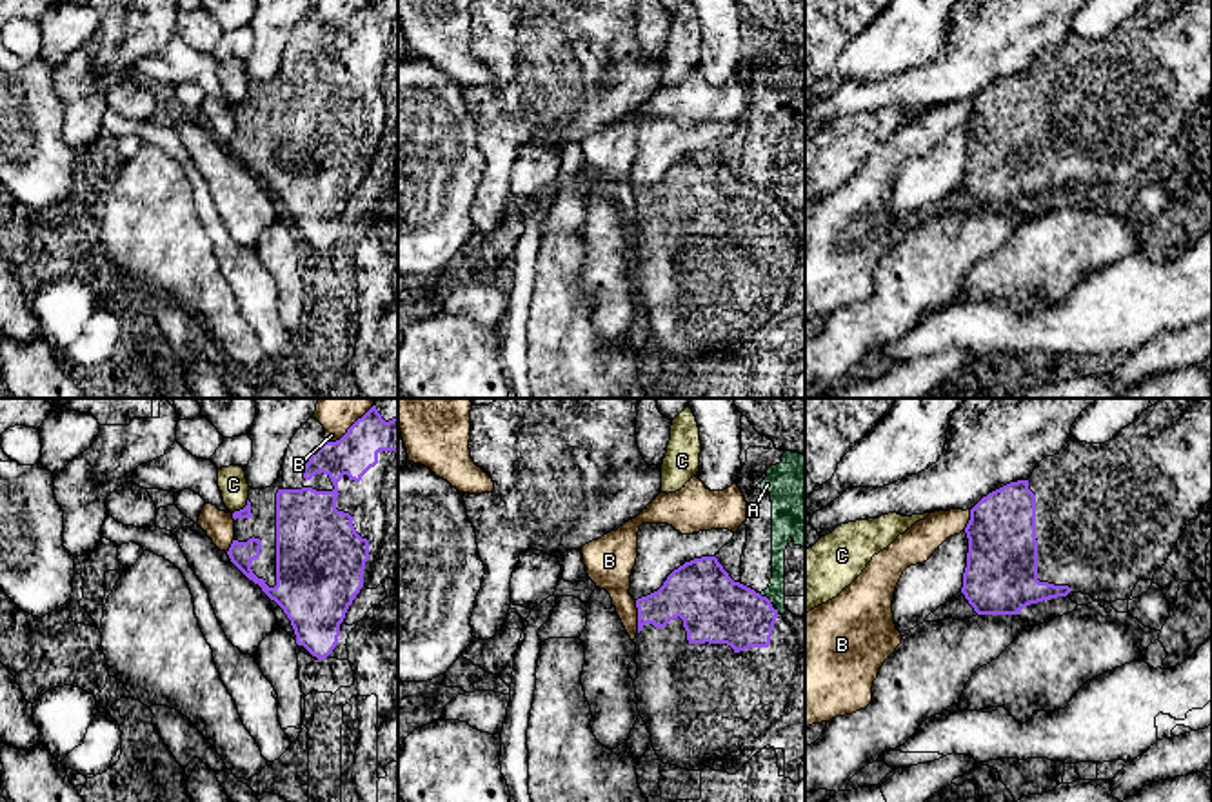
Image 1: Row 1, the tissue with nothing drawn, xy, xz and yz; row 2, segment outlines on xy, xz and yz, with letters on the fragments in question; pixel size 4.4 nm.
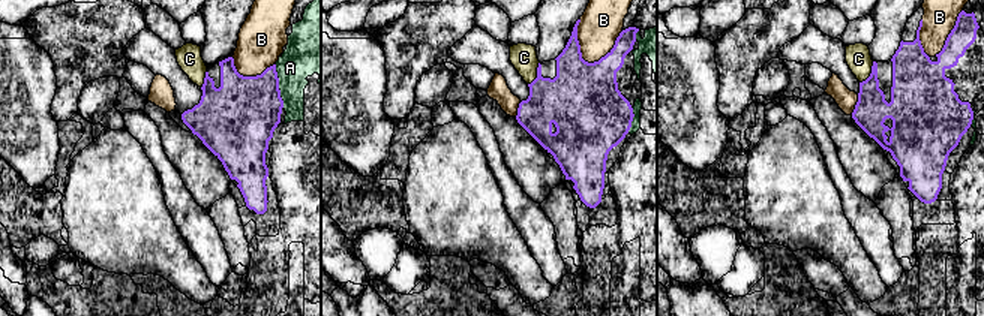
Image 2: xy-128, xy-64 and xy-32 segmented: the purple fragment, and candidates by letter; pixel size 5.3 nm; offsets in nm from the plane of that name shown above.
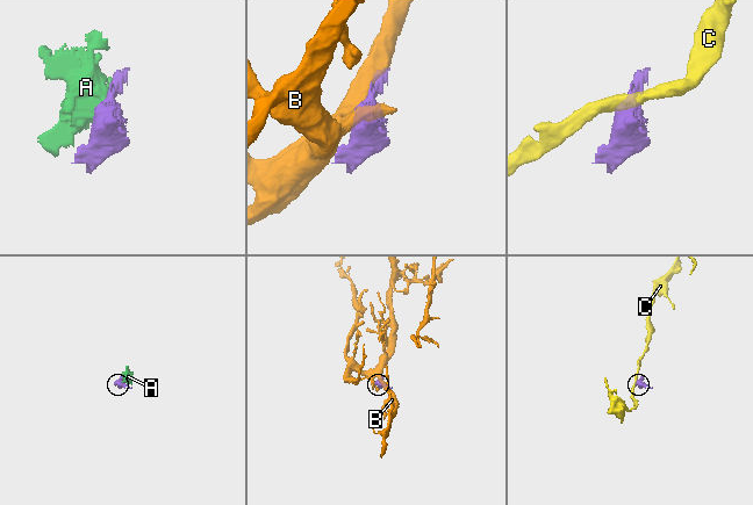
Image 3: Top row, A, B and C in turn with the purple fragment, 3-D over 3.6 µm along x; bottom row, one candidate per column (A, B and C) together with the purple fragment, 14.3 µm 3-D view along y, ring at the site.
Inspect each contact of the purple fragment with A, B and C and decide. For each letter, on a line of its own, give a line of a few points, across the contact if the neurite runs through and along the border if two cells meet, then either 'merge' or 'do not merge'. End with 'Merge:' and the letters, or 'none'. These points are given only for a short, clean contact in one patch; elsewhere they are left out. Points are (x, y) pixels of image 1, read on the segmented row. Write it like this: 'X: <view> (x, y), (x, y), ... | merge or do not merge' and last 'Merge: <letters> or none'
A: do not merge
B: do not merge
C: xy (248, 499), (233, 513) | do not merge
Merge: none

